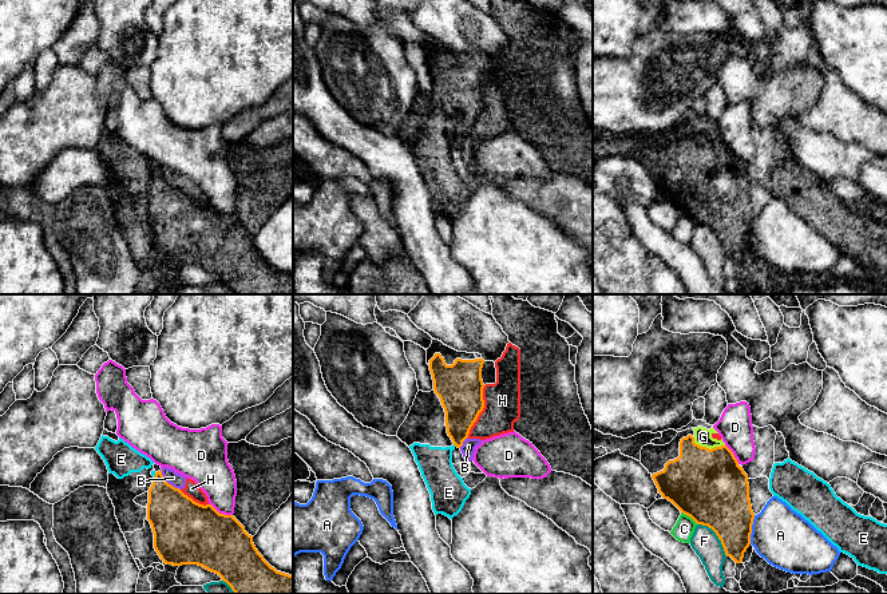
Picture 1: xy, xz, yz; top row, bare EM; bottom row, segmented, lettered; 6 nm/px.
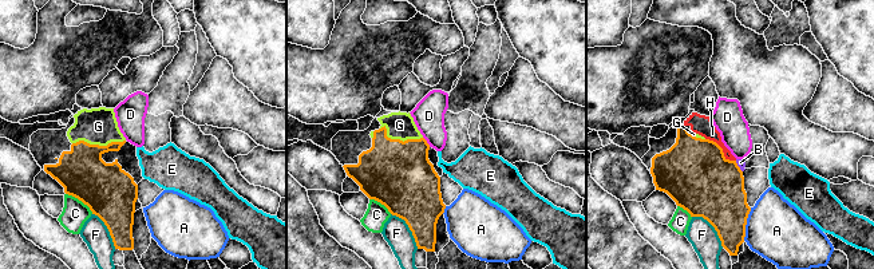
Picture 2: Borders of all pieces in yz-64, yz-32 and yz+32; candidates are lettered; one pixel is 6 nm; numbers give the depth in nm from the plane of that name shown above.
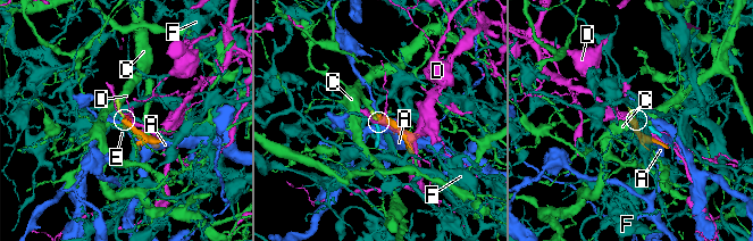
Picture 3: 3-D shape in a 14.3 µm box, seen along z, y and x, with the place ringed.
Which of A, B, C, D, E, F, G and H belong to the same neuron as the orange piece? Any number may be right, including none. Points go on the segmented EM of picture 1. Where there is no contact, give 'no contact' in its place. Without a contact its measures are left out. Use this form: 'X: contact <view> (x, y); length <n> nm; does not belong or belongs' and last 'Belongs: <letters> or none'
A: contact yz (751, 530); length 180 nm; does not belong
B: contact xy (166, 482); length 170 nm; does not belong
C: contact yz (689, 515); length 130 nm; does not belong
D: contact xy (221, 514); length 160 nm; does not belong
E: contact xz (454, 443); length 30 nm; does not belong
F: contact yz (716, 534); length 260 nm; does not belong
G: contact yz (708, 448); length 200 nm; belongs
H: contact xz (482, 410); length 320 nm; does not belong
Belongs: G

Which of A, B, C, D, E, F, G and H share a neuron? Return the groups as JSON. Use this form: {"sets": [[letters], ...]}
{"sets": [["A"], ["B", "H"], ["C"], ["D"], ["E"], ["F"], ["G"]]}

